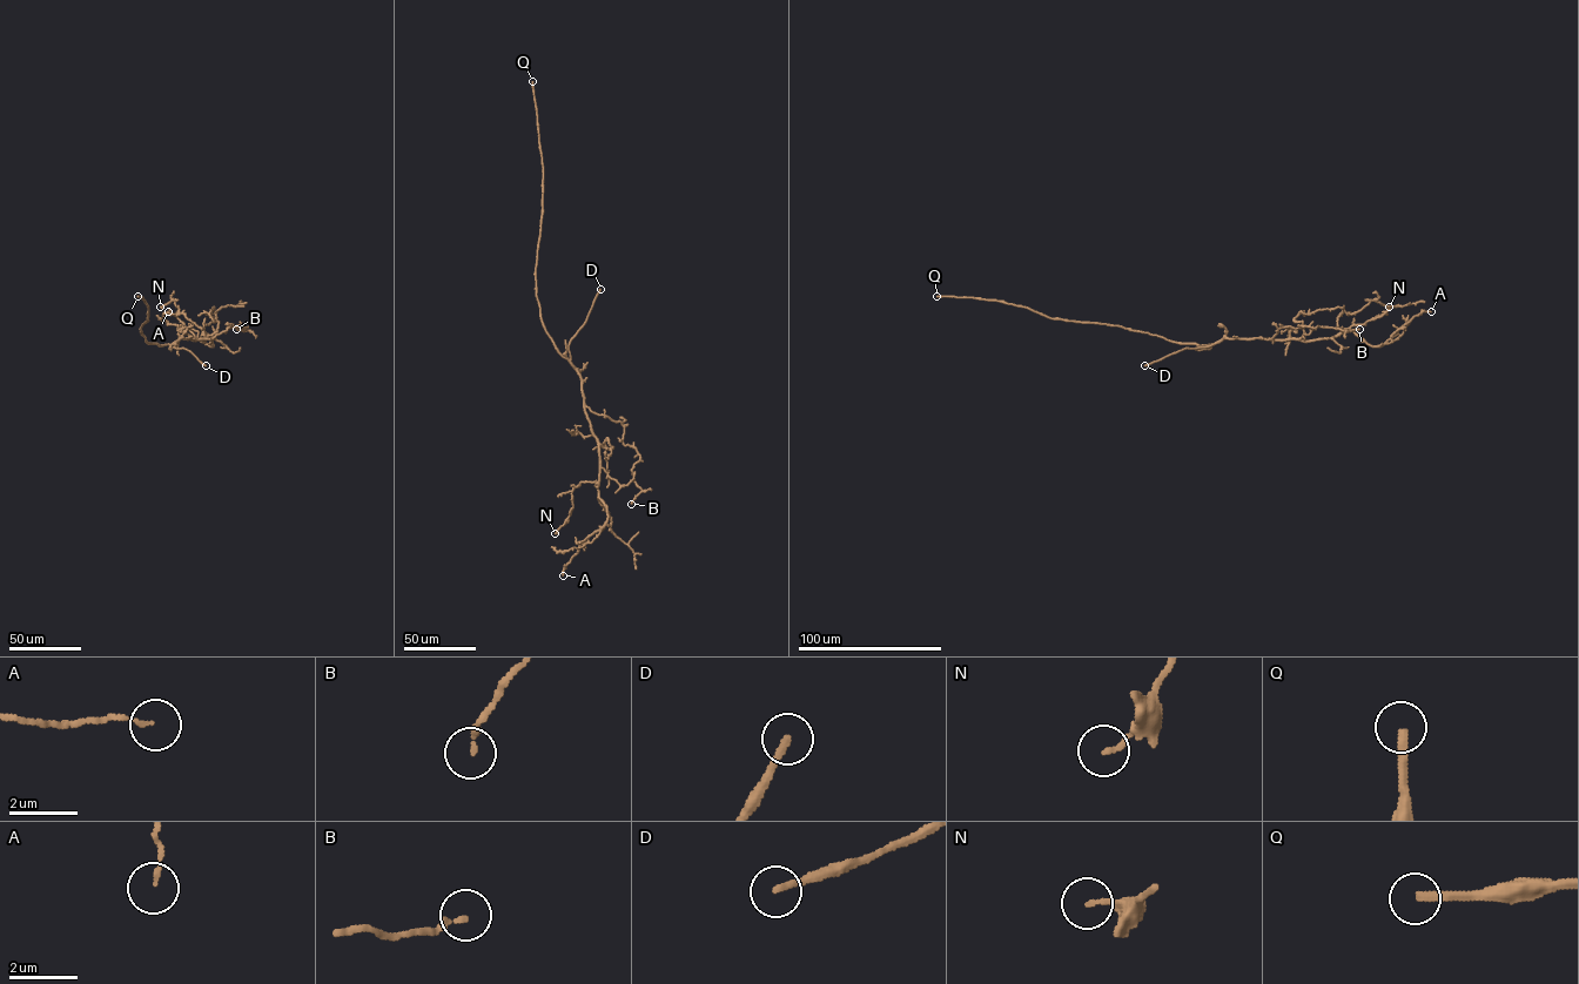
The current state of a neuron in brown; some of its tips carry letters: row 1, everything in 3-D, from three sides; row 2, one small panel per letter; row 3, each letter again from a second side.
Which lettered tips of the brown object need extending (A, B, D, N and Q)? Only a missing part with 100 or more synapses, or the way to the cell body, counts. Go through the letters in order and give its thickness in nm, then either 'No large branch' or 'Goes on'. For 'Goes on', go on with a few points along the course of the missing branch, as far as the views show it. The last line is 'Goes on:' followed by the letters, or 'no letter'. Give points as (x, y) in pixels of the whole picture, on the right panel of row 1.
A: Thickness 90 nm. No large branch
B: Thickness 170 nm. No large branch
D: Thickness 200 nm. Goes on. Course of what is missing: (1144, 365), (1123, 368), (1110, 364), (1102, 350), (1088, 344), (1075, 327)
N: Thickness 140 nm. No large branch
Q: Thickness 260 nm. Goes on
Goes on: D, Q

